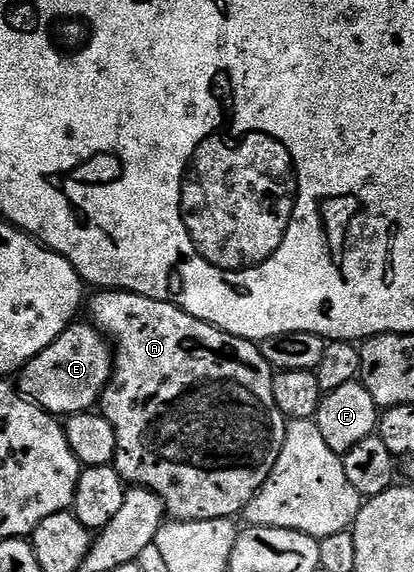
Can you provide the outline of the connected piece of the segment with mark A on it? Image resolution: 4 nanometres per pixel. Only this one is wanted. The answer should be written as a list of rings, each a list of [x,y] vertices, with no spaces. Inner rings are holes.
[[[102,289],[95,295],[98,296],[90,303],[89,318],[103,335],[112,339],[114,335],[116,344],[114,374],[100,400],[101,415],[114,426],[116,453],[111,466],[83,470],[76,485],[72,514],[91,532],[101,532],[124,506],[130,484],[148,487],[159,495],[171,520],[192,522],[241,516],[264,481],[268,481],[268,473],[272,473],[272,465],[280,457],[288,422],[276,405],[276,397],[272,397],[276,372],[263,357],[261,346],[192,317],[175,303],[117,289]],[[122,479],[127,479],[127,484],[122,484]]]

